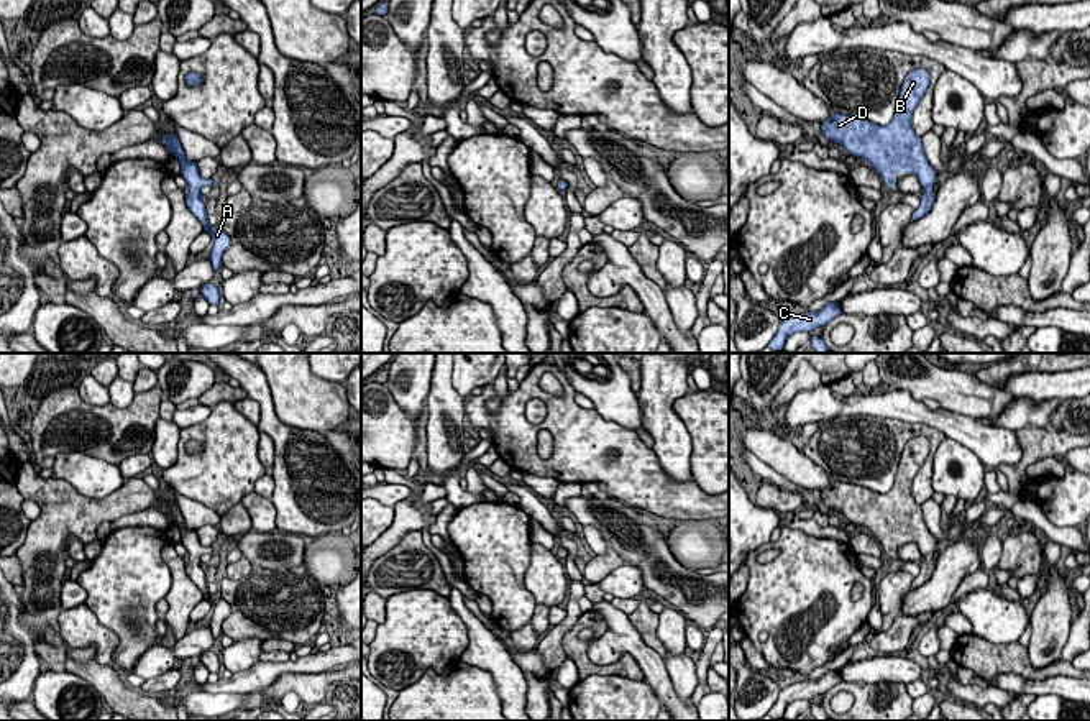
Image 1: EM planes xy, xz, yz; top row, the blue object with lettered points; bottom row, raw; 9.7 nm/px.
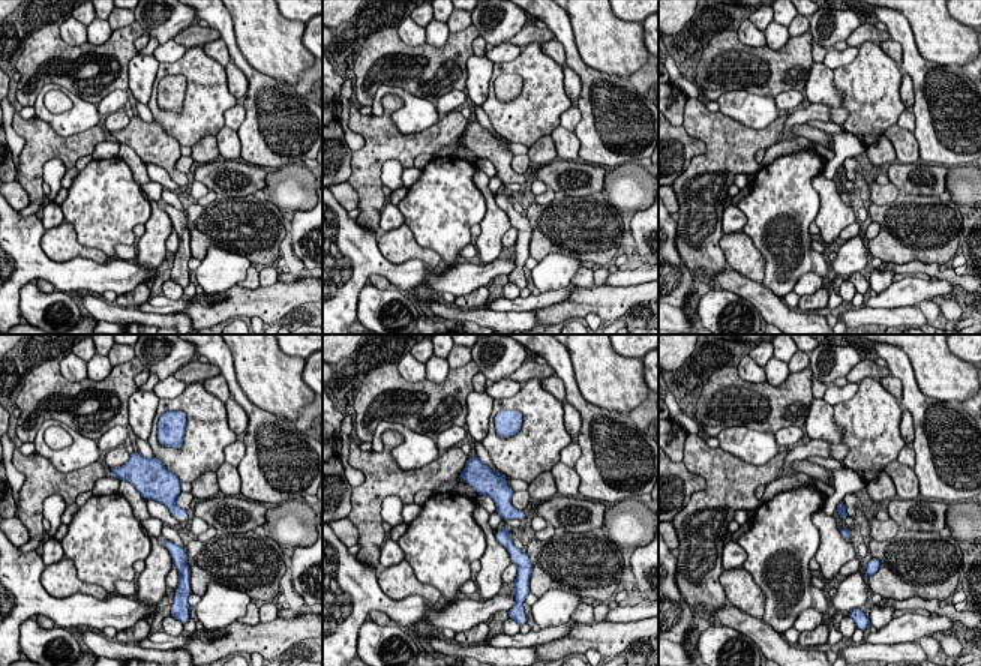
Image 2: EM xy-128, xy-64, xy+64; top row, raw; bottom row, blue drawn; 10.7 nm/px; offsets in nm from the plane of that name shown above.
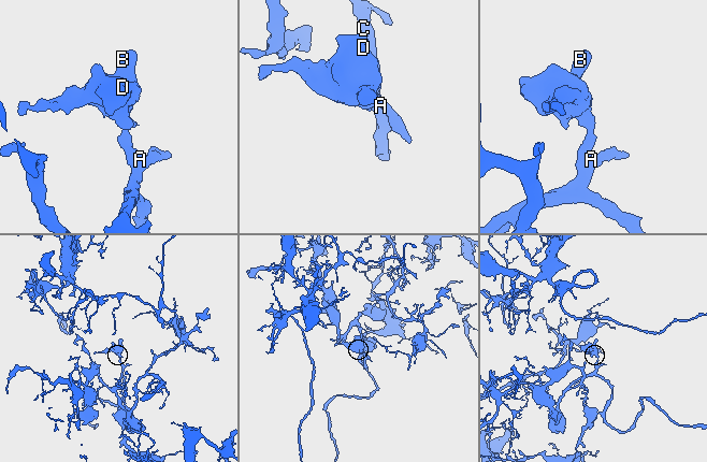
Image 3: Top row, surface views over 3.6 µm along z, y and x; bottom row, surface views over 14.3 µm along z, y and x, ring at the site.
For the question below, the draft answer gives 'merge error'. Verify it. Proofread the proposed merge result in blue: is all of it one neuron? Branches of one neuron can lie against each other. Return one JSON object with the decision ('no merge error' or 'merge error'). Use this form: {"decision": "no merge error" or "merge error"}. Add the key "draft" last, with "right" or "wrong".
{"decision": "no merge error", "draft": "wrong"}

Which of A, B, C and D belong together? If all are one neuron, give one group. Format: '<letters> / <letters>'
A B C D

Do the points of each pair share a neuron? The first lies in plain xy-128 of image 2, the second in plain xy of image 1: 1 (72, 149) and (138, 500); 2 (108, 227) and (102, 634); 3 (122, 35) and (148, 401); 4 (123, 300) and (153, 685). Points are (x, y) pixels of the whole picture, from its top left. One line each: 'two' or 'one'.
1: one
2: two
3: one
4: one

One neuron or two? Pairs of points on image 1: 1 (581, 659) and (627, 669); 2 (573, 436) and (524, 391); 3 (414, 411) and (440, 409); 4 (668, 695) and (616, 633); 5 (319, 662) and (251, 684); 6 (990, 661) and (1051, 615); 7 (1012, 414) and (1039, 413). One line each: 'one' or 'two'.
1: one
2: one
3: two
4: one
5: one
6: two
7: one

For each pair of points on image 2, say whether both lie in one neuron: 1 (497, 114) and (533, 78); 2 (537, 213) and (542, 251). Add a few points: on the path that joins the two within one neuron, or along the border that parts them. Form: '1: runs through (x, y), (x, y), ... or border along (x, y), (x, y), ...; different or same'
1: runs through (509, 114), (533, 90); same
2: runs through (542, 222), (542, 242); same

